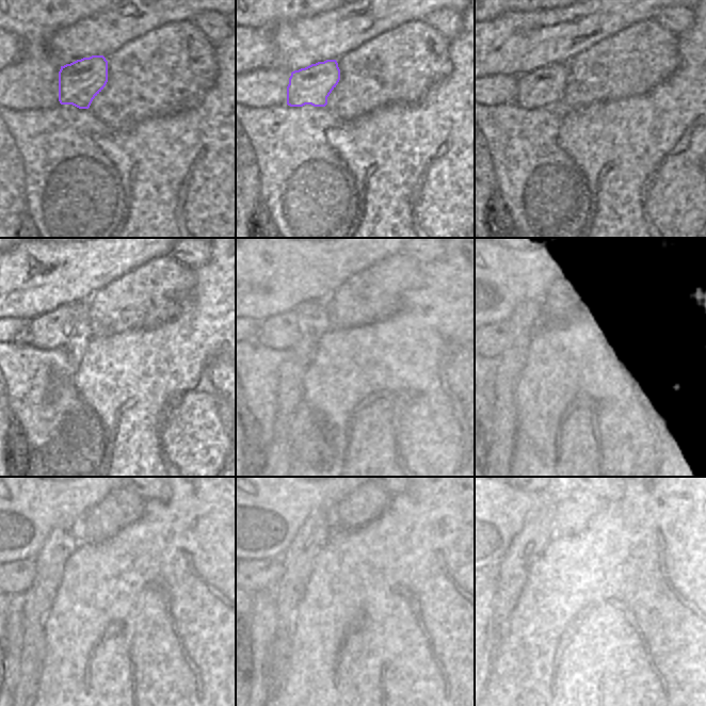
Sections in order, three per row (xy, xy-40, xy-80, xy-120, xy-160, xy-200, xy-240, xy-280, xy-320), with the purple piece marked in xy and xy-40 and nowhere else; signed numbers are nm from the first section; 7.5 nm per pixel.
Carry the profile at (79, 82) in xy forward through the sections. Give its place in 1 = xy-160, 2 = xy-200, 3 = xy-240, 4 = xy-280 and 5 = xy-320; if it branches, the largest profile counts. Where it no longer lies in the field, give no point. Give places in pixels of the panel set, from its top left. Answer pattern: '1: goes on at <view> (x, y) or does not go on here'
1: goes on at xy-160 (281, 332)
2: goes on at xy-200 (496, 338)
3: goes on at xy-240 (18, 576)
4: goes on at xy-280 (257, 575)
5: goes on at xy-320 (496, 575)

